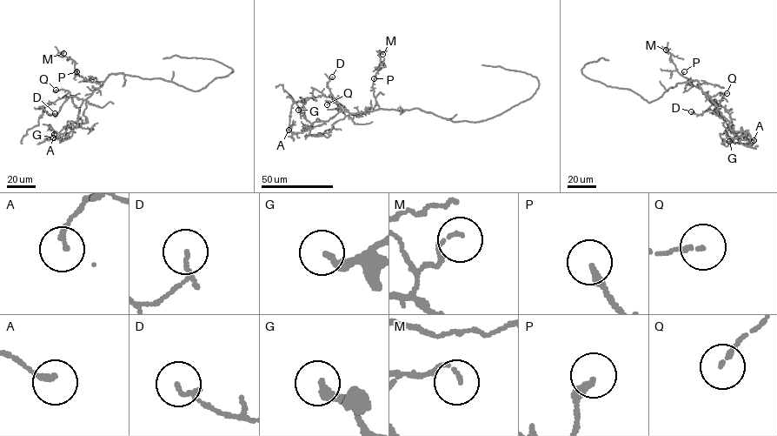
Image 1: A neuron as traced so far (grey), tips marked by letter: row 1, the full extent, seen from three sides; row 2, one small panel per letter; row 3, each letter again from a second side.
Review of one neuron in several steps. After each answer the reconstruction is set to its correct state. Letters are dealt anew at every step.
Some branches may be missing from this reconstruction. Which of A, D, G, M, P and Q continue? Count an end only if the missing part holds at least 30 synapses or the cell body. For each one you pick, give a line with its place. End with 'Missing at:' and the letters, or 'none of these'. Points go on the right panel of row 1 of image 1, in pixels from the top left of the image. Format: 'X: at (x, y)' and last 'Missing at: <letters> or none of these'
Missing at: none of these

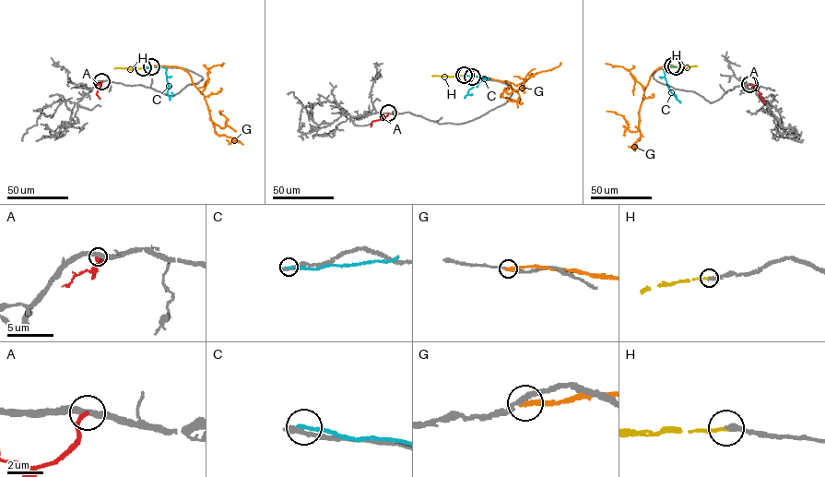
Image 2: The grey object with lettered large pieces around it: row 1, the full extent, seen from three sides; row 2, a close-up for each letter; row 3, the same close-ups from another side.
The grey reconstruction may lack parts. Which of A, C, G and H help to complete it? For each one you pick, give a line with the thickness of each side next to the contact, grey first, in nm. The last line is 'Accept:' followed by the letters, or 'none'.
H: 320 nm thick on the grey side, 190 nm on the other
Accept: H

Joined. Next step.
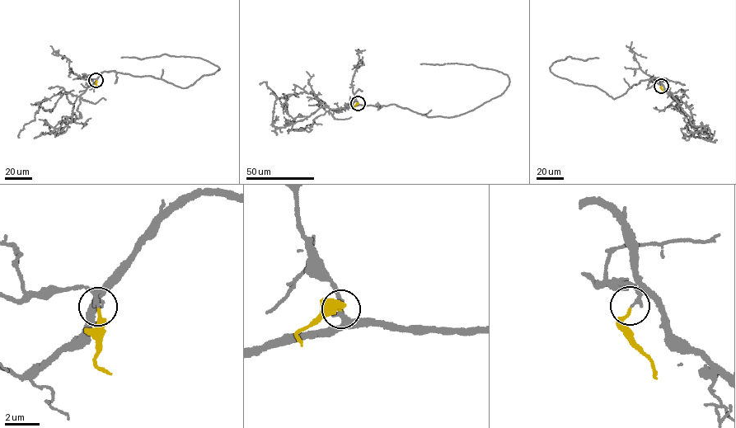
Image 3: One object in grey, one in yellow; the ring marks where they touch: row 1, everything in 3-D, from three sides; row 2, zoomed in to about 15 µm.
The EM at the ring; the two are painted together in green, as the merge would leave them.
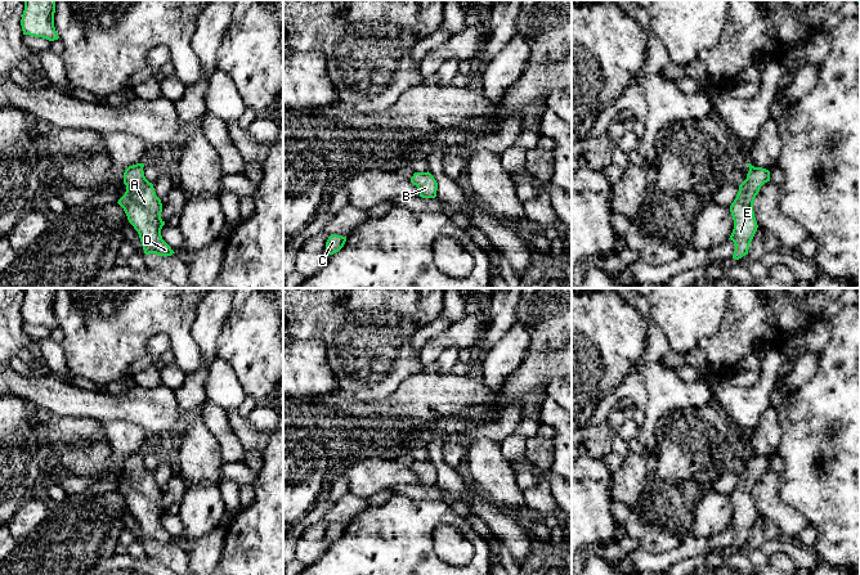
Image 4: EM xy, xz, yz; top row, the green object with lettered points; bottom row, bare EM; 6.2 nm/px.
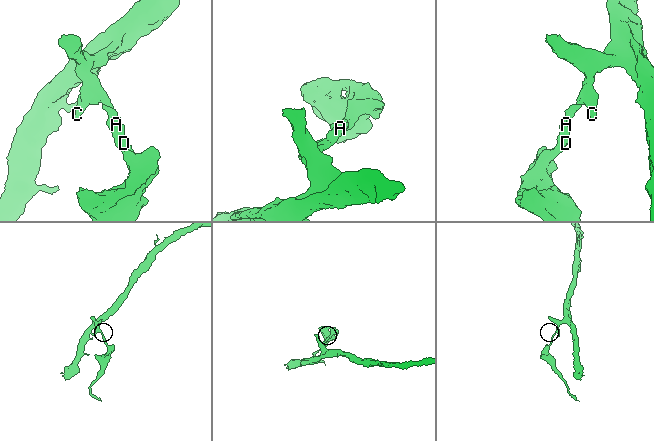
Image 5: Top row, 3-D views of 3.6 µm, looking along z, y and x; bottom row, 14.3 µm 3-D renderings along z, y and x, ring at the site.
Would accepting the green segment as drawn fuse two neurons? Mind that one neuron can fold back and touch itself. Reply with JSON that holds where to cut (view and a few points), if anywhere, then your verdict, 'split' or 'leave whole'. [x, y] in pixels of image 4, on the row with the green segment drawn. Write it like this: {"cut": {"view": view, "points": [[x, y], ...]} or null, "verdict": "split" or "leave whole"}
{"cut": null, "verdict": "leave whole"}

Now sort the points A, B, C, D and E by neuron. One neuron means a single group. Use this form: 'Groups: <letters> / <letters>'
Groups: A B C D E

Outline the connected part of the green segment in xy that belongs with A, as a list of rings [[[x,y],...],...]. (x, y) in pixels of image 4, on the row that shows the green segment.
[[[136,163],[125,170],[126,192],[117,203],[138,232],[145,255],[171,256],[175,252],[161,235],[165,225],[161,219],[162,203],[156,196],[153,184],[145,179],[143,167],[144,163]]]

